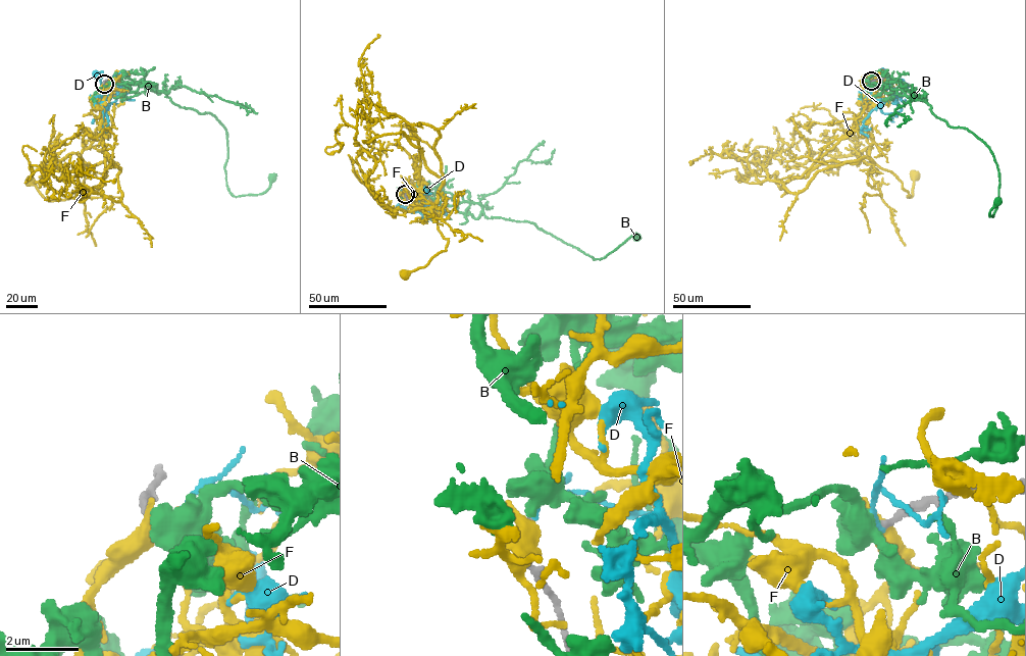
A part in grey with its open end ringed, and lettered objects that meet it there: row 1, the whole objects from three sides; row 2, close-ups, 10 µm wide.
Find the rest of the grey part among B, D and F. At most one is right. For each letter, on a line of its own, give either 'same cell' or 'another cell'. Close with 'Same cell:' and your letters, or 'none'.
B: another cell
D: same cell
F: another cell
Same cell: D

